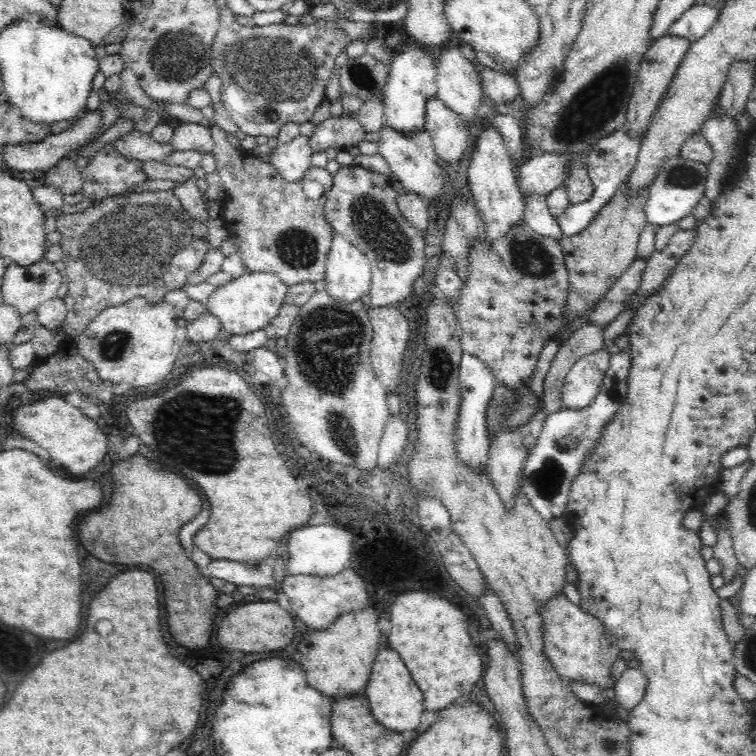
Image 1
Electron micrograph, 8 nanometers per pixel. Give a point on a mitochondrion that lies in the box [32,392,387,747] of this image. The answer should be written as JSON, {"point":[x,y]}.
{"point":[219,457]}

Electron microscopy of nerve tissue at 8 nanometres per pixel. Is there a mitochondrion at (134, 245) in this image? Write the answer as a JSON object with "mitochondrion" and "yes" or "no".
{"mitochondrion":"yes"}

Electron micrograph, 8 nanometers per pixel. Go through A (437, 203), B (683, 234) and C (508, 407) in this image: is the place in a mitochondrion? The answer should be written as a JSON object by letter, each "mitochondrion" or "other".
{"A":"other","B":"other","C":"mitochondrion"}

